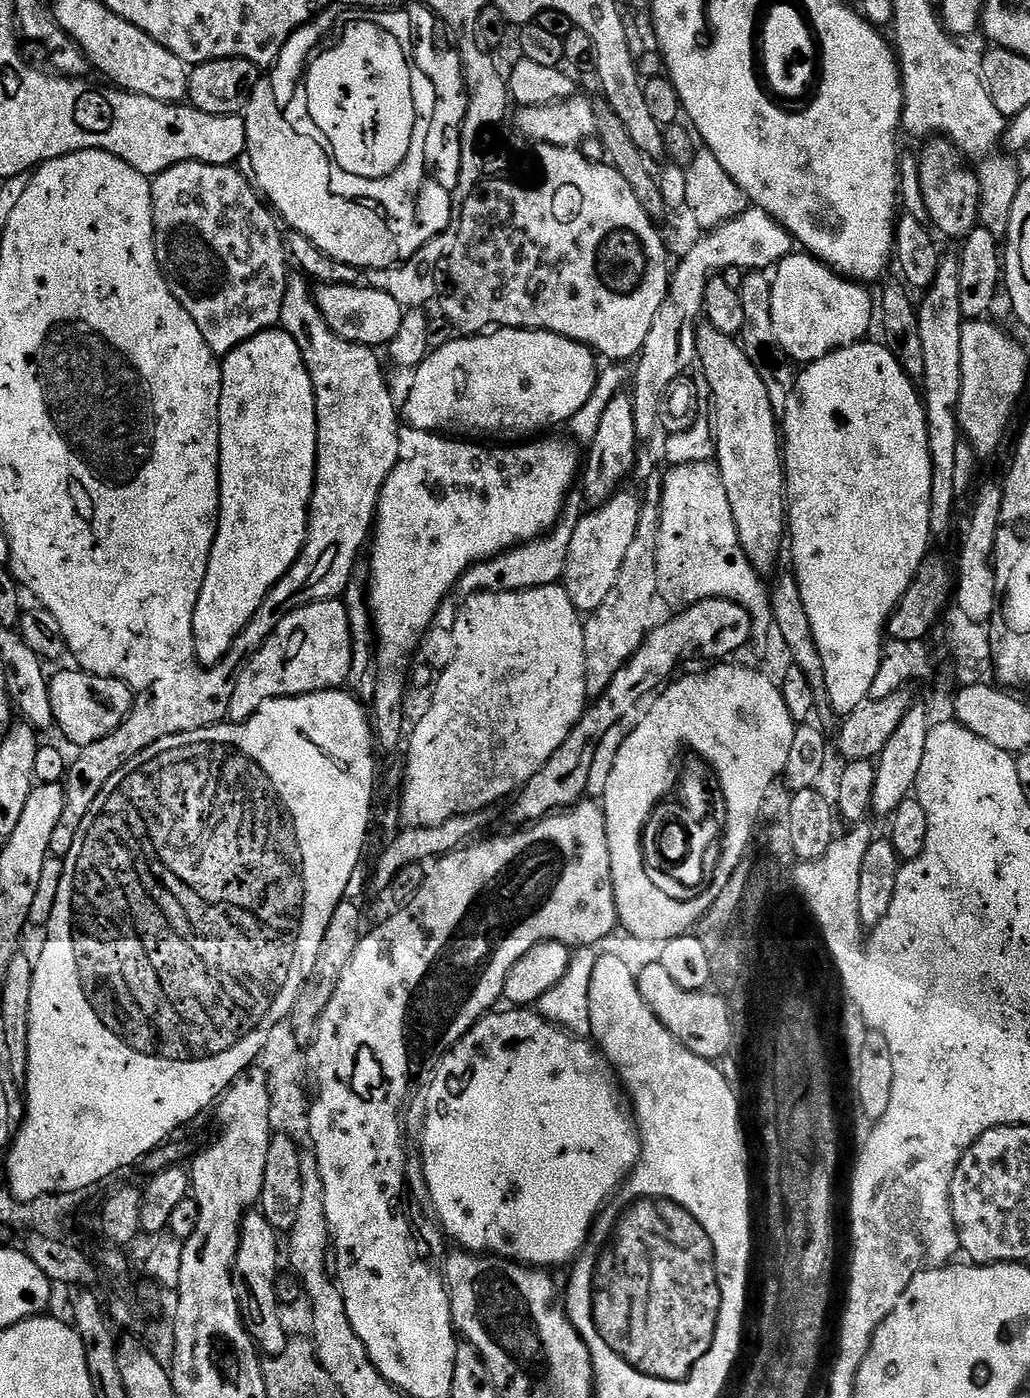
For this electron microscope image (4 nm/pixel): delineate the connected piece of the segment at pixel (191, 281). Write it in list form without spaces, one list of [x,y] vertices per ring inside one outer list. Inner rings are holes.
[[[183,156],[177,160],[171,160],[143,177],[144,193],[148,198],[148,216],[151,217],[153,225],[158,226],[158,267],[160,275],[164,278],[164,284],[168,287],[168,293],[192,315],[194,322],[198,322],[205,336],[220,350],[229,348],[242,333],[256,328],[259,324],[267,324],[277,319],[276,307],[280,301],[282,281],[282,249],[280,250],[276,245],[276,232],[272,229],[267,214],[264,213],[265,201],[258,195],[249,177],[243,171],[240,173],[238,169],[231,168],[232,166],[231,163],[222,160],[199,160],[193,156]]]

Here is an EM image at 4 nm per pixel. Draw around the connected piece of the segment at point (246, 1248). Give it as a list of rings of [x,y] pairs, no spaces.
[[[258,1212],[248,1213],[242,1223],[235,1267],[239,1279],[246,1282],[248,1290],[246,1306],[248,1310],[249,1308],[251,1310],[251,1314],[250,1312],[248,1314],[248,1331],[250,1331],[259,1351],[267,1357],[281,1355],[290,1339],[290,1332],[286,1330],[276,1290],[278,1266],[280,1264],[277,1237],[279,1237],[277,1230],[264,1215]]]

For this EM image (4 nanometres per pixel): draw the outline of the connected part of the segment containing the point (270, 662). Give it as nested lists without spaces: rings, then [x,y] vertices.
[[[325,594],[315,596],[306,602],[300,602],[286,610],[282,618],[278,618],[267,635],[263,635],[261,642],[245,656],[242,664],[236,672],[234,680],[234,694],[230,699],[227,719],[239,722],[248,715],[252,709],[262,702],[262,698],[273,696],[276,692],[286,692],[292,689],[307,688],[320,681],[333,679],[340,667],[346,664],[346,657],[350,652],[349,627],[346,623],[345,609],[335,595]]]

